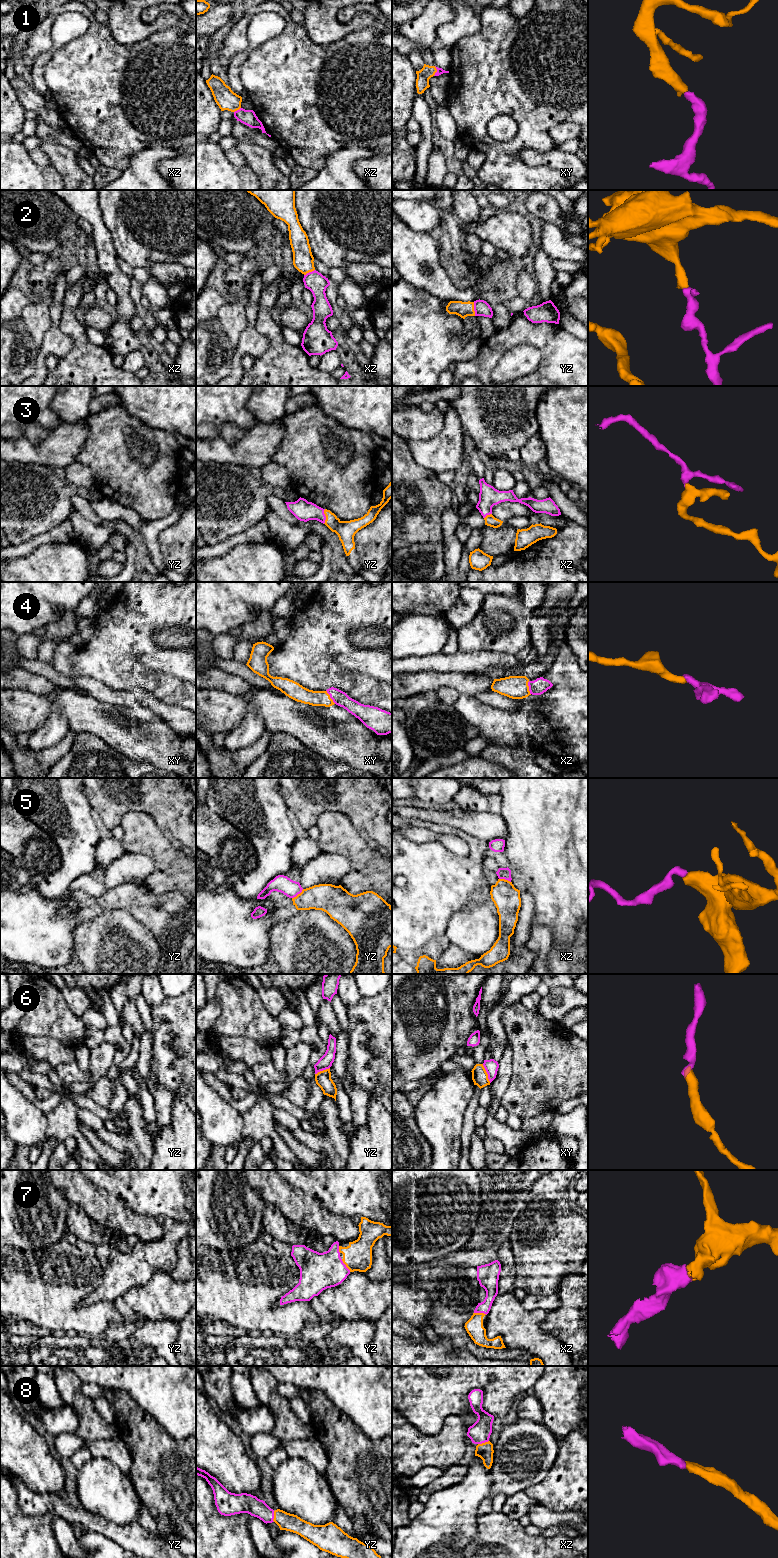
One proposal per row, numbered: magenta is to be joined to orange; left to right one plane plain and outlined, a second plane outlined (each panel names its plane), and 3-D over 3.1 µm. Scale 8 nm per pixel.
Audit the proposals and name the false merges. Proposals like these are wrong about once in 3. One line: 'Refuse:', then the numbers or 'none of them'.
Refuse: 5, 6

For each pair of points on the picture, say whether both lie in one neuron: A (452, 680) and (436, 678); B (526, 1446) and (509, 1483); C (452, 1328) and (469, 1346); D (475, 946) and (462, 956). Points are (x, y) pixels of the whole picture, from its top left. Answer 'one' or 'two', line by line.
A: one
B: one
C: one
D: two

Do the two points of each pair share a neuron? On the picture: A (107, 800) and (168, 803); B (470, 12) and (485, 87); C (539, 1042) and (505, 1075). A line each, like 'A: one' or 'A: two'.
A: one
B: two
C: two

